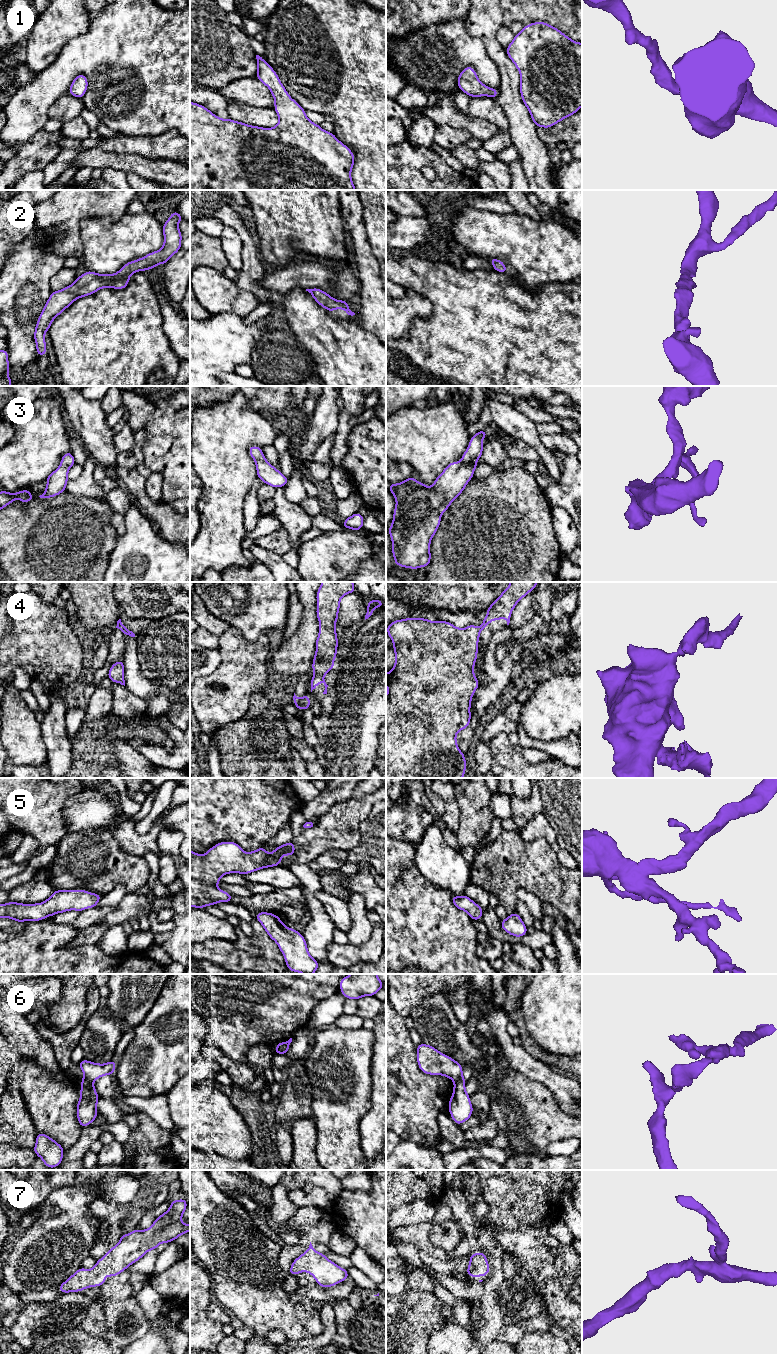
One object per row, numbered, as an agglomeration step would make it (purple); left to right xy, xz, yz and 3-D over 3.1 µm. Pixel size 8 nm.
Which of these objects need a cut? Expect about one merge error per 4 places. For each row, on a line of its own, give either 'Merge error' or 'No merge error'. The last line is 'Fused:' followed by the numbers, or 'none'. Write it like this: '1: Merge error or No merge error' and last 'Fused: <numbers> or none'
1: No merge error
2: No merge error
3: No merge error
4: Merge error
5: No merge error
6: Merge error
7: No merge error
Fused: 4, 6

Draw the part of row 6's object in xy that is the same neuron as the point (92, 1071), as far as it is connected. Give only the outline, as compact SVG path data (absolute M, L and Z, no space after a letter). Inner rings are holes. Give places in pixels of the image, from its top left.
M83 1059L78 1066L84 1073L84 1078L94 1082L98 1078L105 1075L113 1075L115 1071L116 1061L109 1061L105 1064L99 1064L90 1062L86 1059Z

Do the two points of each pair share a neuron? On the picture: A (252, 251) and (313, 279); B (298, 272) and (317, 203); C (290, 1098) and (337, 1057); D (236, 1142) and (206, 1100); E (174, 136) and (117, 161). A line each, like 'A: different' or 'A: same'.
A: different
B: different
C: different
D: same
E: different

